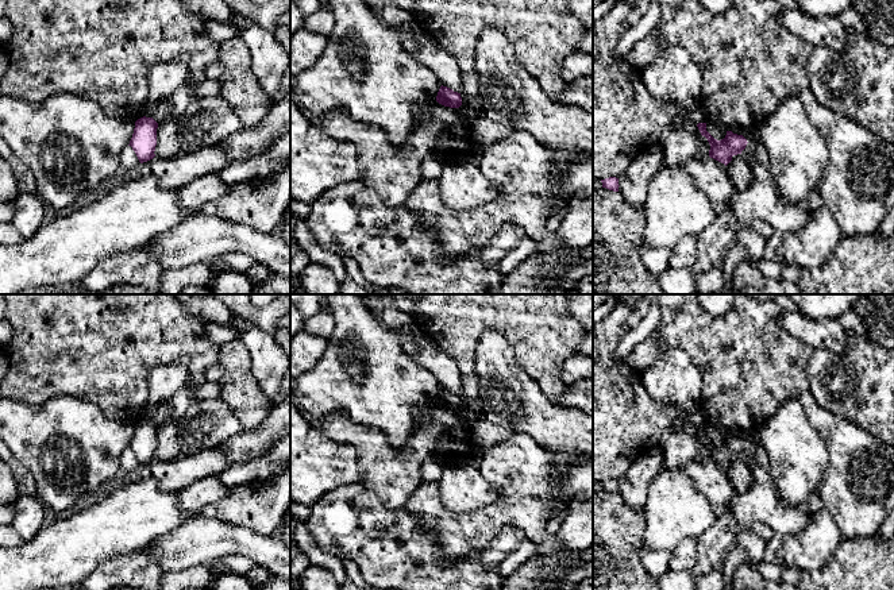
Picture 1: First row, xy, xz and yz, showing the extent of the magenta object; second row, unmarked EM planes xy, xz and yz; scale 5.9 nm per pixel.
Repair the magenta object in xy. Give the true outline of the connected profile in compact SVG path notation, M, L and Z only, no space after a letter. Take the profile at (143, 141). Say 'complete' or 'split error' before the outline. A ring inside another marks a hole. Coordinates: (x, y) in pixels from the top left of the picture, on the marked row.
complete; M140 117L135 122L135 128L130 144L140 163L155 157L158 123L153 117Z

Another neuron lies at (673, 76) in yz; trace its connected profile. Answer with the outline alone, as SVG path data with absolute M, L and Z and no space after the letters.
M682 46L667 47L643 68L648 92L691 111L701 104L702 73Z

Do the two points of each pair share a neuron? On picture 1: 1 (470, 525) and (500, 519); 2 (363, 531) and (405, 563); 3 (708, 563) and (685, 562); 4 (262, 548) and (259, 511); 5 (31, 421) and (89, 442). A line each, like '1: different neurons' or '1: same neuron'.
1: same neuron
2: same neuron
3: different neurons
4: different neurons
5: same neuron

